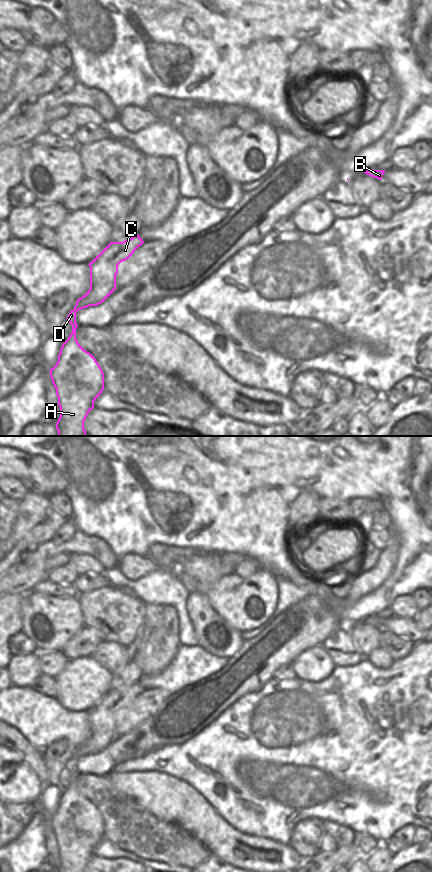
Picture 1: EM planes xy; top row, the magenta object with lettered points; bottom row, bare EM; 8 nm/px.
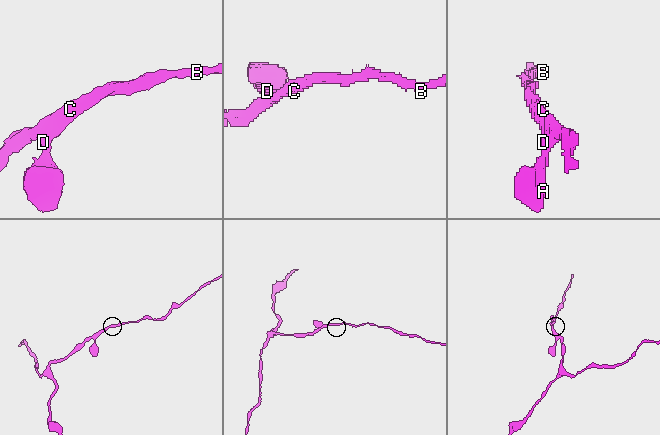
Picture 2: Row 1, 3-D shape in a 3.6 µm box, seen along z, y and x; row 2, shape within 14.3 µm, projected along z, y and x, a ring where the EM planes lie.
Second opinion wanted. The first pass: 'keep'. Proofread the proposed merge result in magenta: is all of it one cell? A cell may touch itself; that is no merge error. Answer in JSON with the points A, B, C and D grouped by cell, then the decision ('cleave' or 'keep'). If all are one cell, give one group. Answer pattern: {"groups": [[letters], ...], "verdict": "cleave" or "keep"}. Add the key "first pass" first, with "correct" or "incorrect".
{"first pass": "correct", "groups": [["A", "B", "C", "D"]], "verdict": "keep"}

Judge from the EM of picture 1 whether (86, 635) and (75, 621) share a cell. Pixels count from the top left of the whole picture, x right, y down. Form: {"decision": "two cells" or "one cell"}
{"decision": "two cells"}

